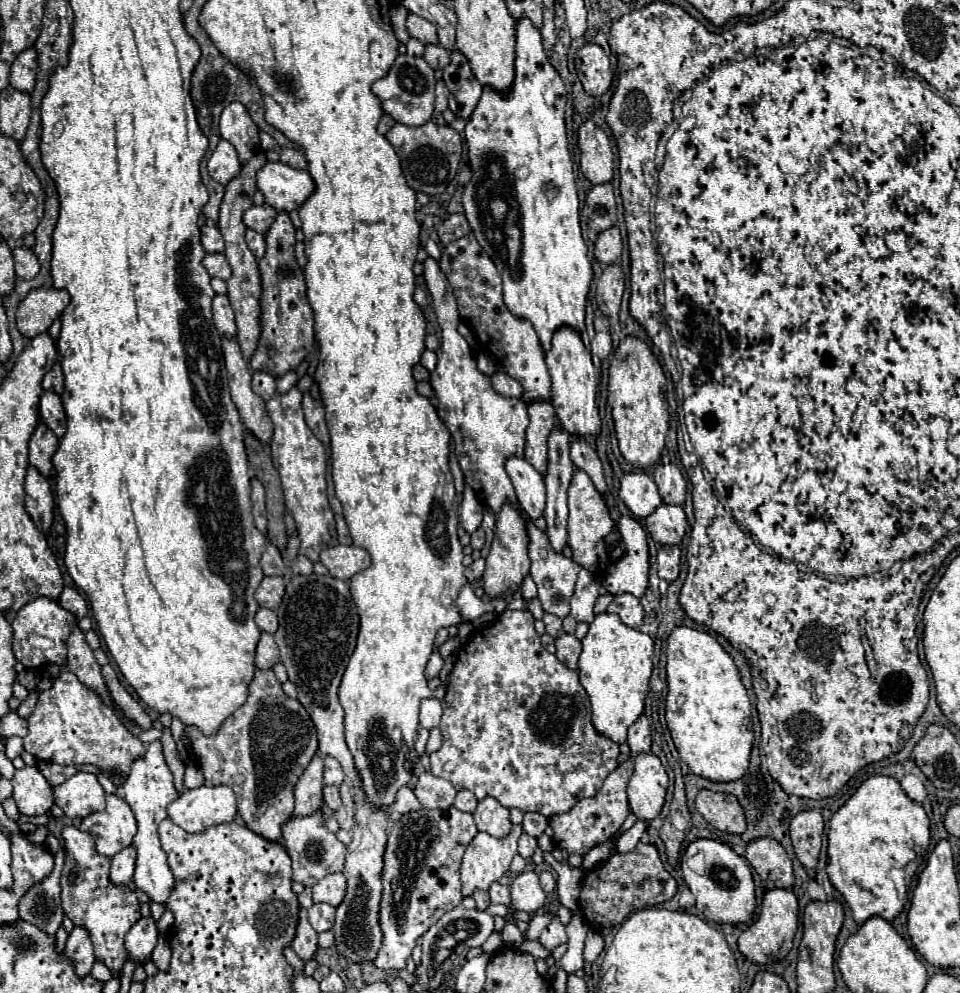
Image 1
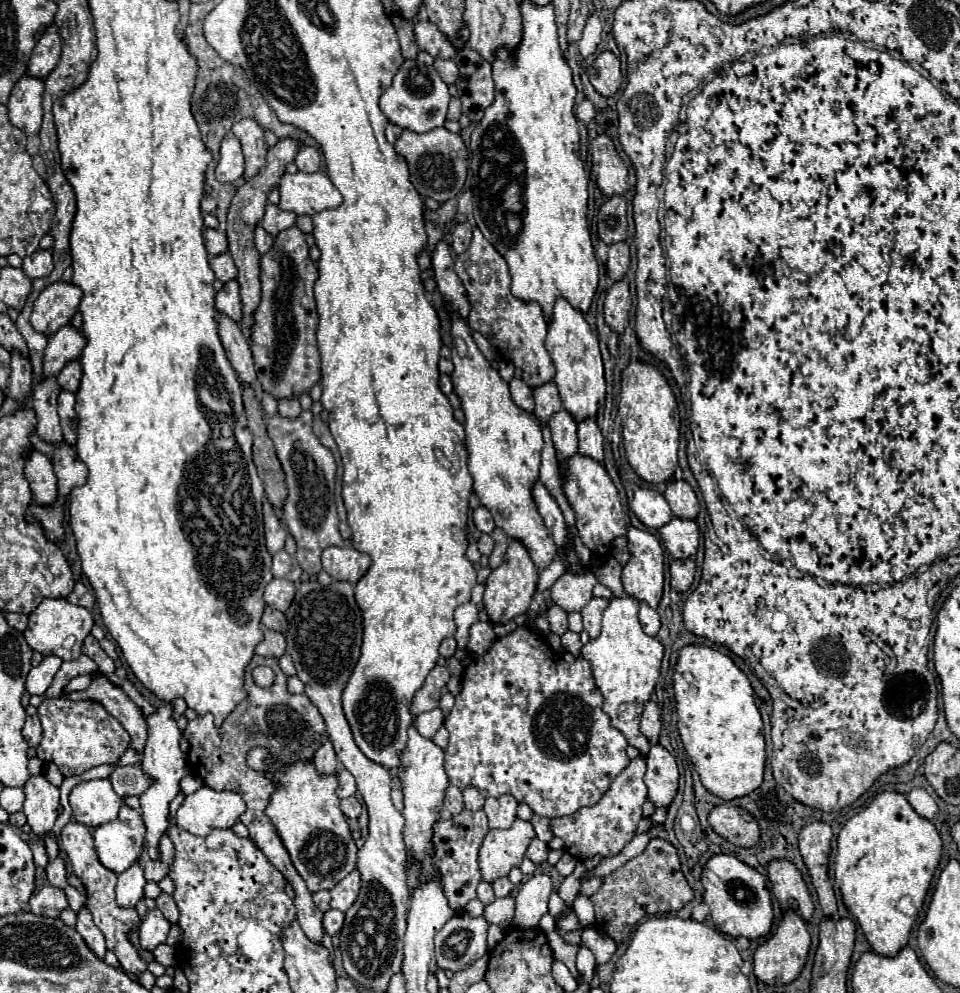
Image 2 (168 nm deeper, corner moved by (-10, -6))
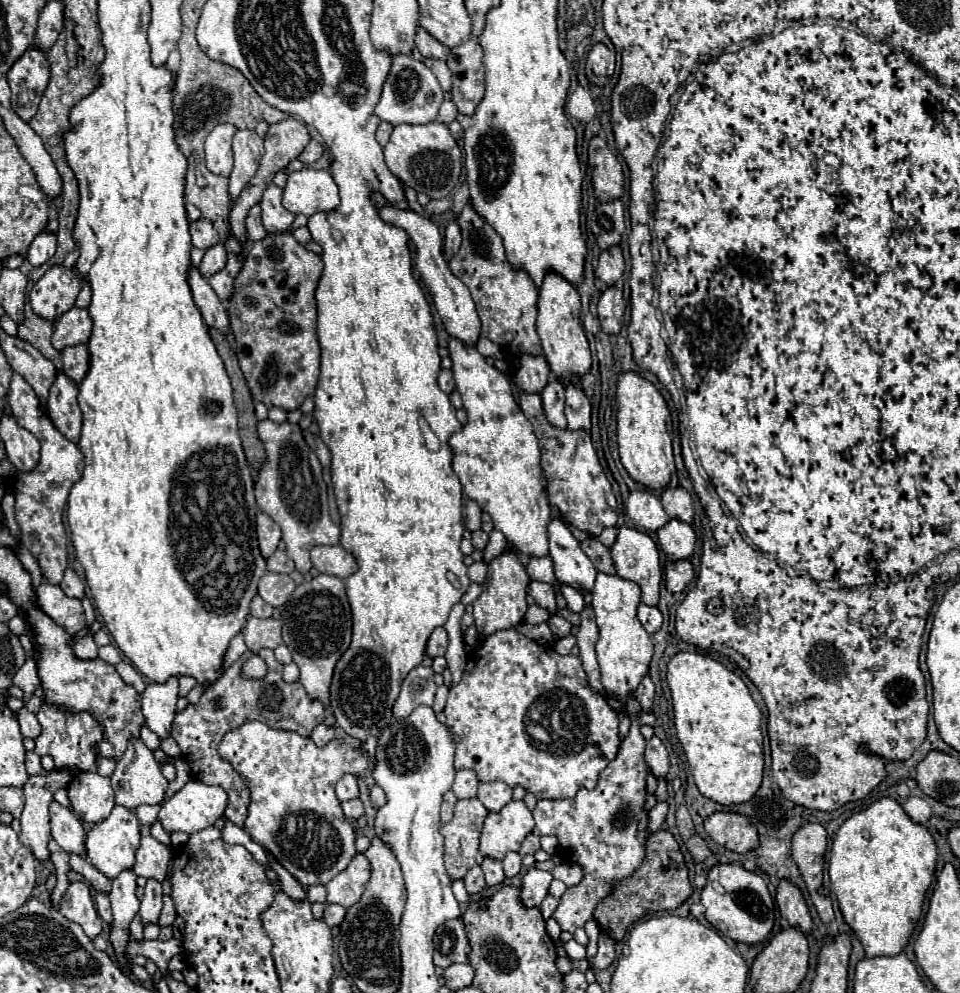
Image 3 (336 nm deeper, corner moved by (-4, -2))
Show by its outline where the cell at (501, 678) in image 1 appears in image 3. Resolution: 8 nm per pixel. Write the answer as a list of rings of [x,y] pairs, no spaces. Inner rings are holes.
[[[508,629],[508,631],[498,631],[490,637],[486,637],[478,649],[474,649],[468,657],[468,669],[462,675],[462,681],[450,689],[448,695],[448,703],[446,703],[446,725],[452,729],[452,733],[460,735],[460,743],[456,747],[456,769],[474,769],[480,781],[504,781],[510,787],[522,785],[526,791],[532,791],[536,795],[536,799],[572,799],[576,795],[576,791],[580,787],[588,787],[594,789],[596,781],[598,781],[598,773],[616,757],[618,747],[620,747],[620,735],[618,735],[618,713],[610,709],[610,705],[606,703],[604,697],[600,697],[586,681],[586,673],[582,669],[582,661],[580,657],[574,655],[566,655],[562,657],[560,653],[554,651],[554,647],[550,645],[540,645],[528,637],[524,637],[522,633],[518,633],[516,629]]]

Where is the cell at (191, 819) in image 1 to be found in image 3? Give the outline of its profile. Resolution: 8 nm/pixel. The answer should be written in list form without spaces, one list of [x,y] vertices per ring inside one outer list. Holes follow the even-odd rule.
[[[190,779],[178,793],[174,793],[168,801],[162,803],[160,813],[158,813],[158,821],[162,823],[164,831],[174,833],[174,831],[186,831],[186,833],[198,833],[210,825],[216,823],[216,819],[220,819],[224,815],[228,797],[226,791],[218,785],[206,785],[198,779]]]

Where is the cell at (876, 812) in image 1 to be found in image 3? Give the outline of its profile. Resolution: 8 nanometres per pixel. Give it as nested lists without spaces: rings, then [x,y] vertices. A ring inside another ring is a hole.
[[[880,799],[868,809],[852,815],[836,833],[829,858],[830,887],[836,893],[844,921],[858,935],[866,957],[898,955],[908,945],[908,939],[922,915],[922,905],[928,887],[936,873],[936,843],[924,825],[914,823],[894,799]]]

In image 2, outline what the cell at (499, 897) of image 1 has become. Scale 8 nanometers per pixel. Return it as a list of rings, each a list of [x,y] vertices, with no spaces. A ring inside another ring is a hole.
[[[508,877],[496,879],[496,881],[492,883],[492,887],[494,887],[496,897],[510,897],[510,895],[512,895],[512,889],[514,889],[514,885],[508,881]]]

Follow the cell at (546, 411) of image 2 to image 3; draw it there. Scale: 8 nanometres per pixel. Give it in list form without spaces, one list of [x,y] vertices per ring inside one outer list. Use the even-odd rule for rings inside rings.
[[[520,355],[520,369],[512,381],[514,391],[540,393],[550,379],[550,365],[544,355]]]

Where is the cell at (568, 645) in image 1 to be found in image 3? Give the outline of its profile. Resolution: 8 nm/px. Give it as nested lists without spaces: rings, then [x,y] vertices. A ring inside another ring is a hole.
[[[552,615],[546,623],[548,623],[548,627],[552,629],[552,633],[554,633],[556,637],[568,637],[568,635],[570,635],[572,625],[570,625],[564,617],[560,617],[560,615]]]

